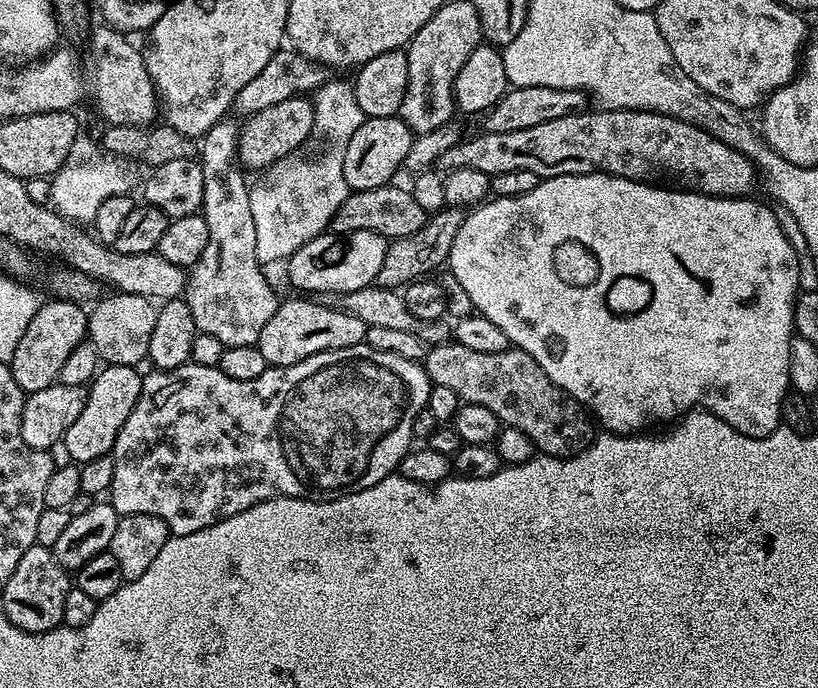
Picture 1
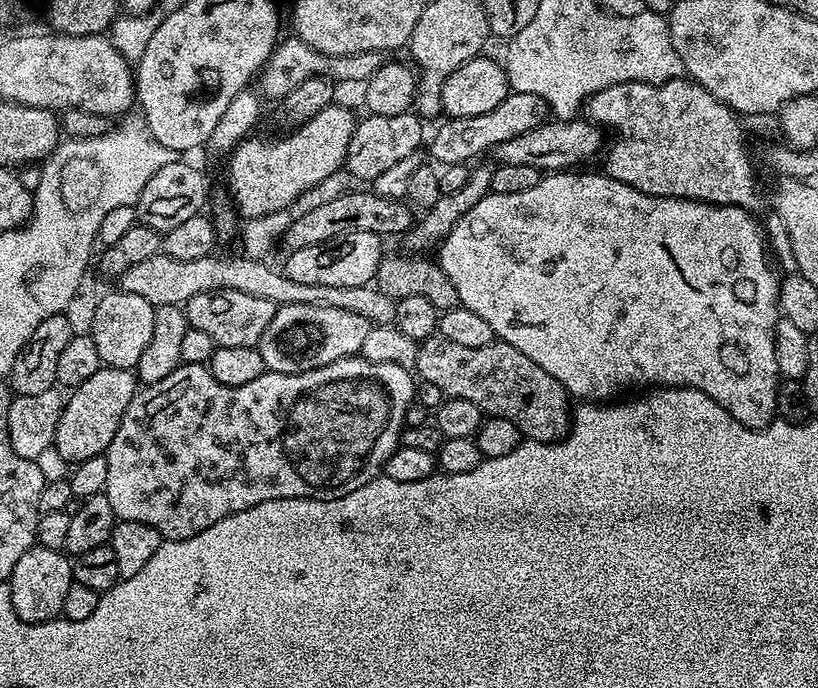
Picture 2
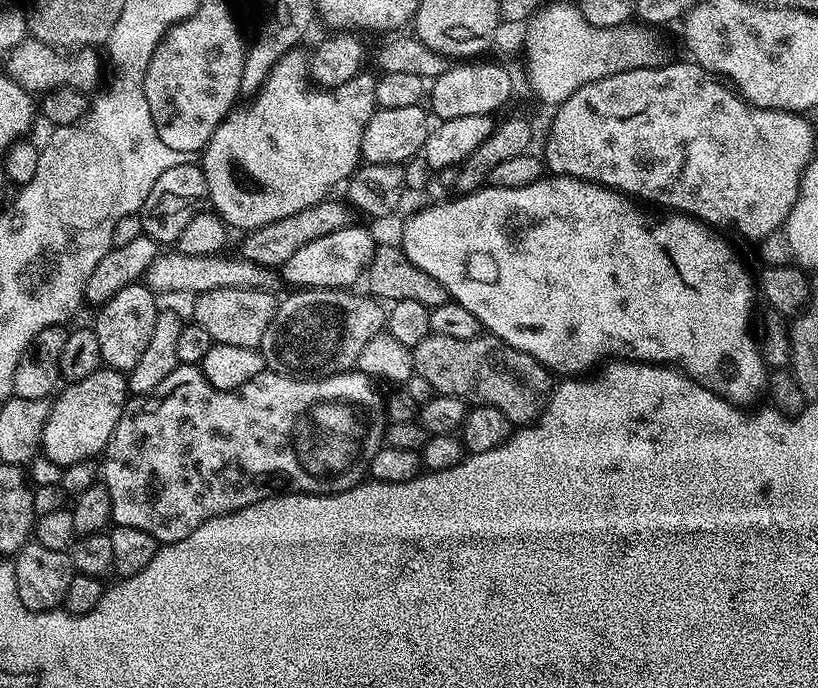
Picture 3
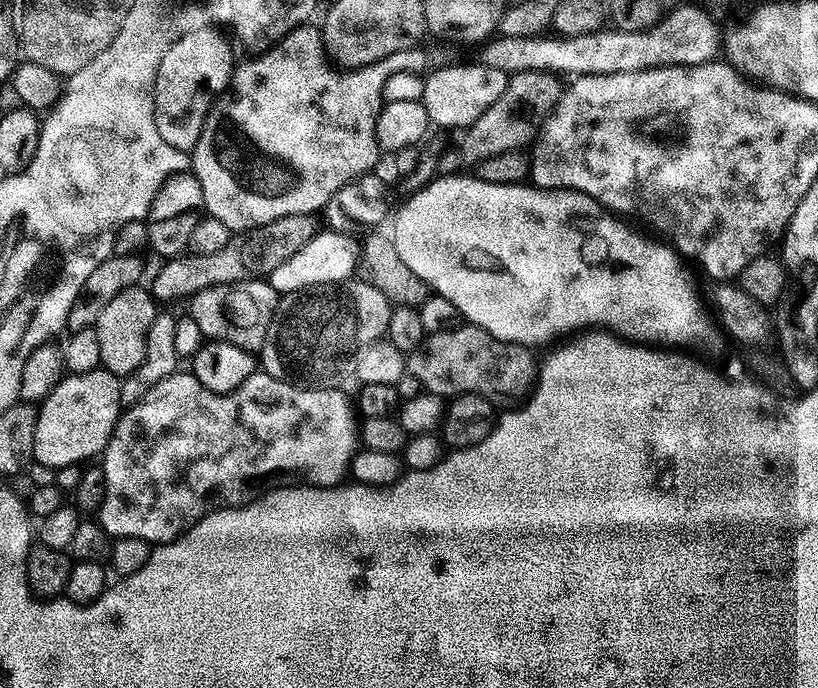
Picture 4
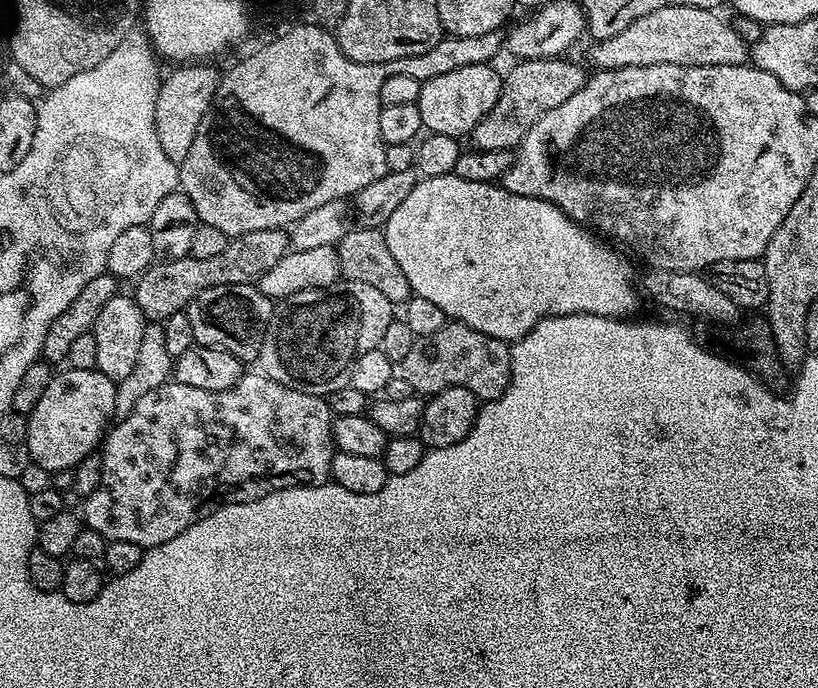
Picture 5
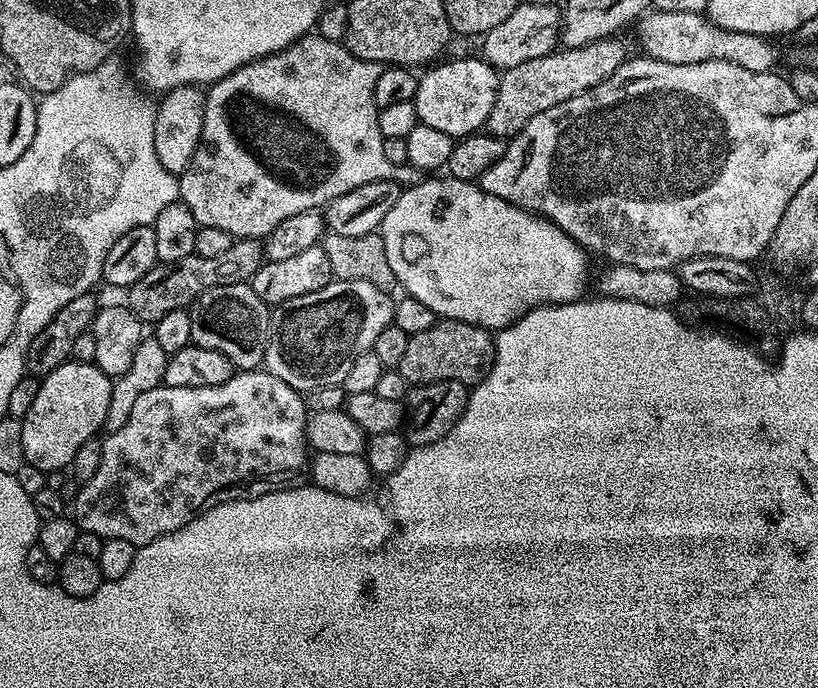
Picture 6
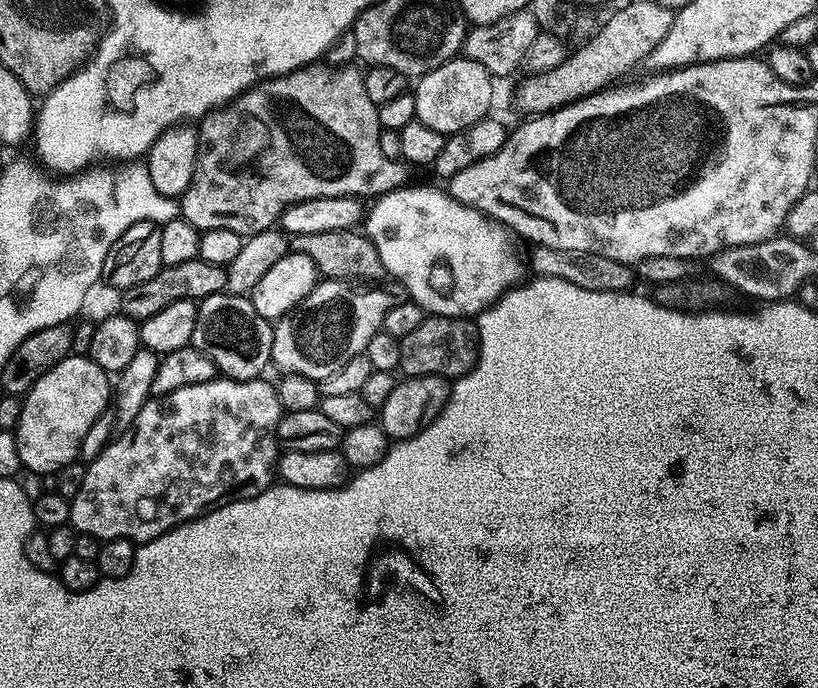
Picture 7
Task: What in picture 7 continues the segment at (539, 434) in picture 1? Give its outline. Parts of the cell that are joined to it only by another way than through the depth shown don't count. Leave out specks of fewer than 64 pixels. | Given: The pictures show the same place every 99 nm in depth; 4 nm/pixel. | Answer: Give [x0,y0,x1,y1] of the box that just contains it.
[399,315,480,378]

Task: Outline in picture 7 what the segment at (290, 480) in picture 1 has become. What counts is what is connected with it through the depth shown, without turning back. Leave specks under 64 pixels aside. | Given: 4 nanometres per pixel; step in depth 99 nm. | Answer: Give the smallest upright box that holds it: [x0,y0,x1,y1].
[70,378,282,542]

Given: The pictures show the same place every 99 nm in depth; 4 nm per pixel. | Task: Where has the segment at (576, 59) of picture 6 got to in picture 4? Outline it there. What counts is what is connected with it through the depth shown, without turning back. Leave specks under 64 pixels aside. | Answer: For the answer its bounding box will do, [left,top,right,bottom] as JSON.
[458,72,562,166]

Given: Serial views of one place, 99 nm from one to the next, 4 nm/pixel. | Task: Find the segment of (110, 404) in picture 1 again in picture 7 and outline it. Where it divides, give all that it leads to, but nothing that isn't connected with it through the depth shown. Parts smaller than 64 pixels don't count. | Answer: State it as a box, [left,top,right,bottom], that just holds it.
[14,354,113,474]

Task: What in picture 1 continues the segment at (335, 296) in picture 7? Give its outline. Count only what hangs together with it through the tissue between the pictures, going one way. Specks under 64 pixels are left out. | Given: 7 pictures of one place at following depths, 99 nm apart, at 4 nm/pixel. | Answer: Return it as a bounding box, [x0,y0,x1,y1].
[258,298,365,368]

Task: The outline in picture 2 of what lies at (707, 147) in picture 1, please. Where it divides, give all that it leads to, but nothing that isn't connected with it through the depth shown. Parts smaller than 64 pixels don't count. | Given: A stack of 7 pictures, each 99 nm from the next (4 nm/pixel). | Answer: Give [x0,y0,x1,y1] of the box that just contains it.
[494,118,602,174]

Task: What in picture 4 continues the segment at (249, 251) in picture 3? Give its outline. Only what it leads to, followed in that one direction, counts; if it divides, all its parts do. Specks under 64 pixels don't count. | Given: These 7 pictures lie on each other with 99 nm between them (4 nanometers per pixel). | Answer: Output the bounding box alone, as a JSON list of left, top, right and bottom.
[150,213,322,301]

